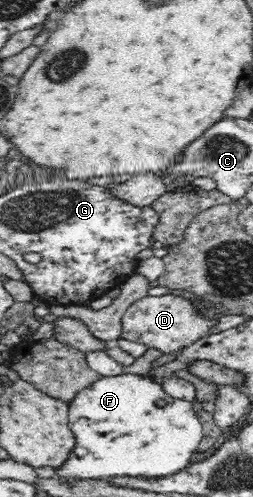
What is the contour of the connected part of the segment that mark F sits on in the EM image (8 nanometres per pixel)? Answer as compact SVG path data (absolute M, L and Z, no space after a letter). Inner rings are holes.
M148 375L102 376L78 392L75 400L69 403L69 426L77 444L73 457L65 468L59 468L57 476L93 479L107 475L160 477L177 472L191 460L191 454L198 450L204 436L198 409L197 404L168 395L163 384L158 384ZM159 400L165 400L166 405L159 406Z

